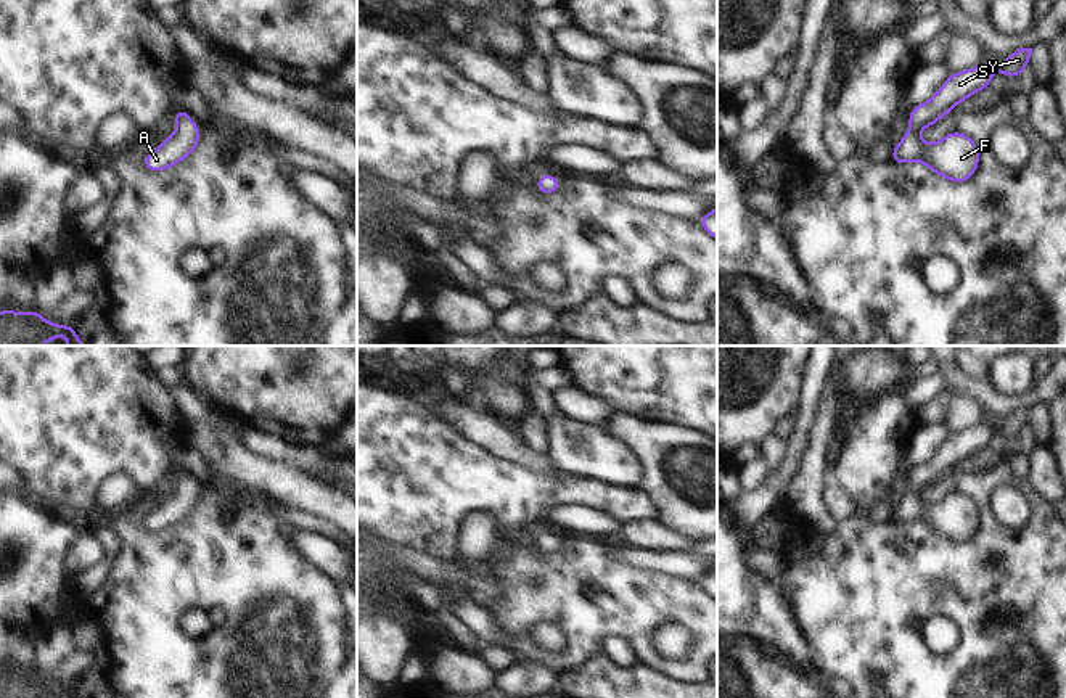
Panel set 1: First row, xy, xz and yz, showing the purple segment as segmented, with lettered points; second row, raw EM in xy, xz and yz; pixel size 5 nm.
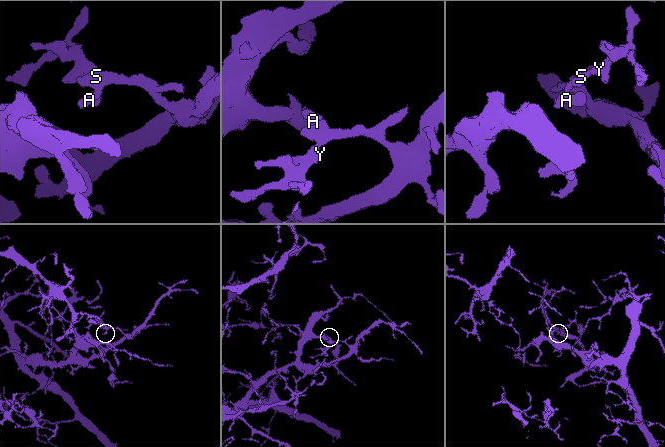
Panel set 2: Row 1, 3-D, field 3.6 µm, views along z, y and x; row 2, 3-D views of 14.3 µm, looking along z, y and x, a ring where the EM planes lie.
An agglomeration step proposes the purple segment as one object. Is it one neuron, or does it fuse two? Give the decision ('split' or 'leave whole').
leave whole

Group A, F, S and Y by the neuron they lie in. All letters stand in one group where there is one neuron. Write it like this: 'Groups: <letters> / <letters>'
Groups: A F S Y.

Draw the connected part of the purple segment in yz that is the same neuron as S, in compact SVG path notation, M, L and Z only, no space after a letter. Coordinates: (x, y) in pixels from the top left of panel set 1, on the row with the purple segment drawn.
M1018 48L1005 58L1002 68L992 60L952 72L941 88L925 103L912 106L908 130L892 146L892 162L921 162L942 179L965 183L979 169L979 148L965 132L949 132L941 140L926 145L920 132L939 122L953 108L989 87L994 74L1000 71L1007 79L1027 71L1032 48Z

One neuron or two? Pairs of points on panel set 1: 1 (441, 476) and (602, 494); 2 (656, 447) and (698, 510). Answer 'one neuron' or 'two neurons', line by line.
1: one neuron
2: one neuron

